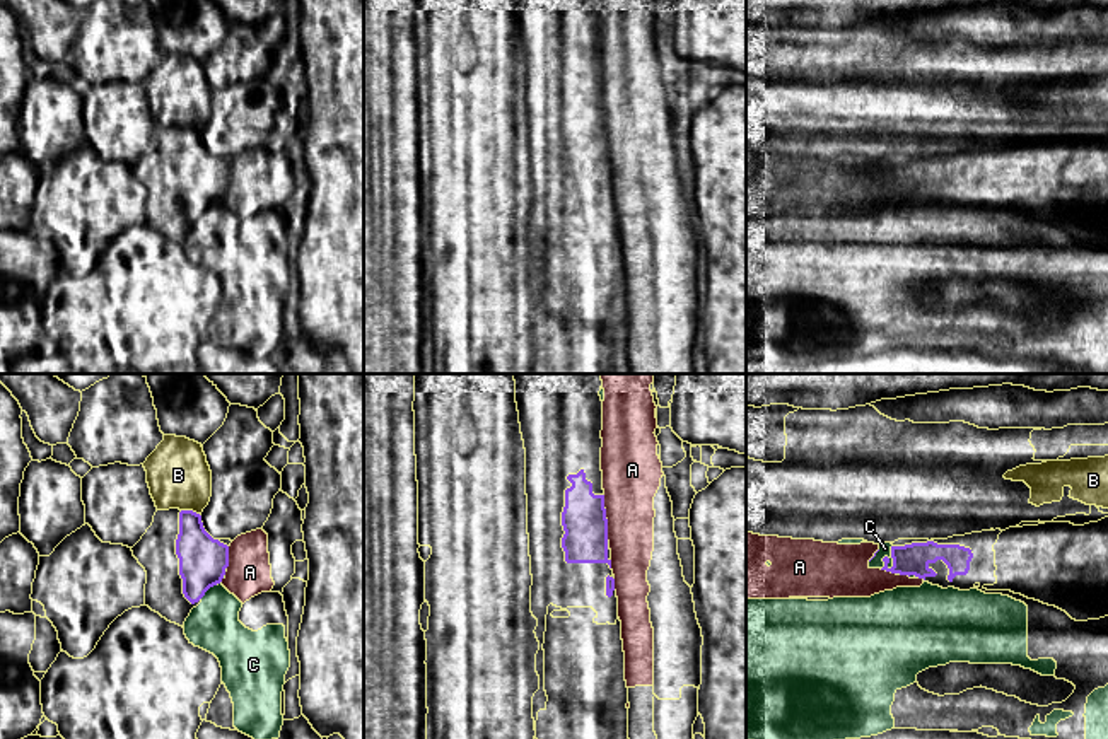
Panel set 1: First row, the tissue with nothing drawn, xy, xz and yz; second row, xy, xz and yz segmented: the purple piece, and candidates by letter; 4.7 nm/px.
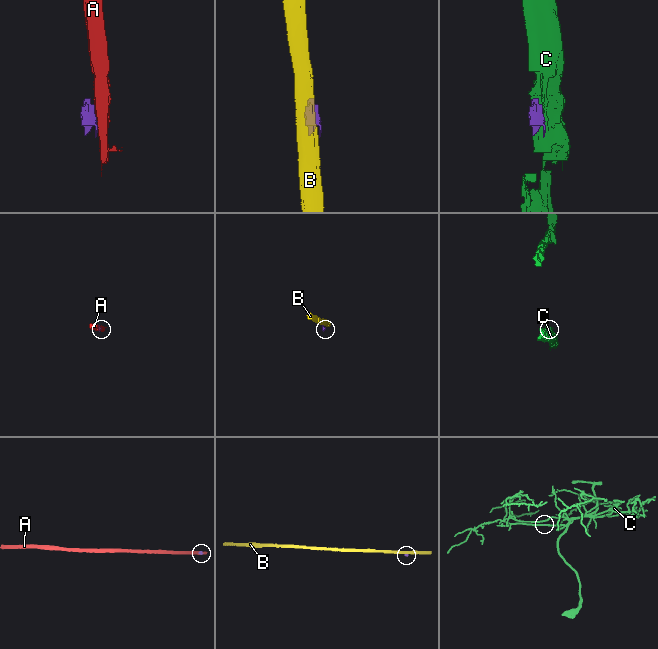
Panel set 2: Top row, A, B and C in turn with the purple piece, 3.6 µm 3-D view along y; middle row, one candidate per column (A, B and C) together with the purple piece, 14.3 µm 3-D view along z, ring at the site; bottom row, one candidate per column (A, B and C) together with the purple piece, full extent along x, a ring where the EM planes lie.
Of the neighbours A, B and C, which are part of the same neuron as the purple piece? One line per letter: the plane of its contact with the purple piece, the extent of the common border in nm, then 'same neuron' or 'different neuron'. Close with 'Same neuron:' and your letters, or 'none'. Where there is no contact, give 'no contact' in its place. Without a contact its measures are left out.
A: xz | 220 nm | different neuron
B: xy | 90 nm | different neuron
C: yz | 130 nm | different neuron
Same neuron: none

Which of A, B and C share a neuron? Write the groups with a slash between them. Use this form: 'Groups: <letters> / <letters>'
Groups: A / B / C

